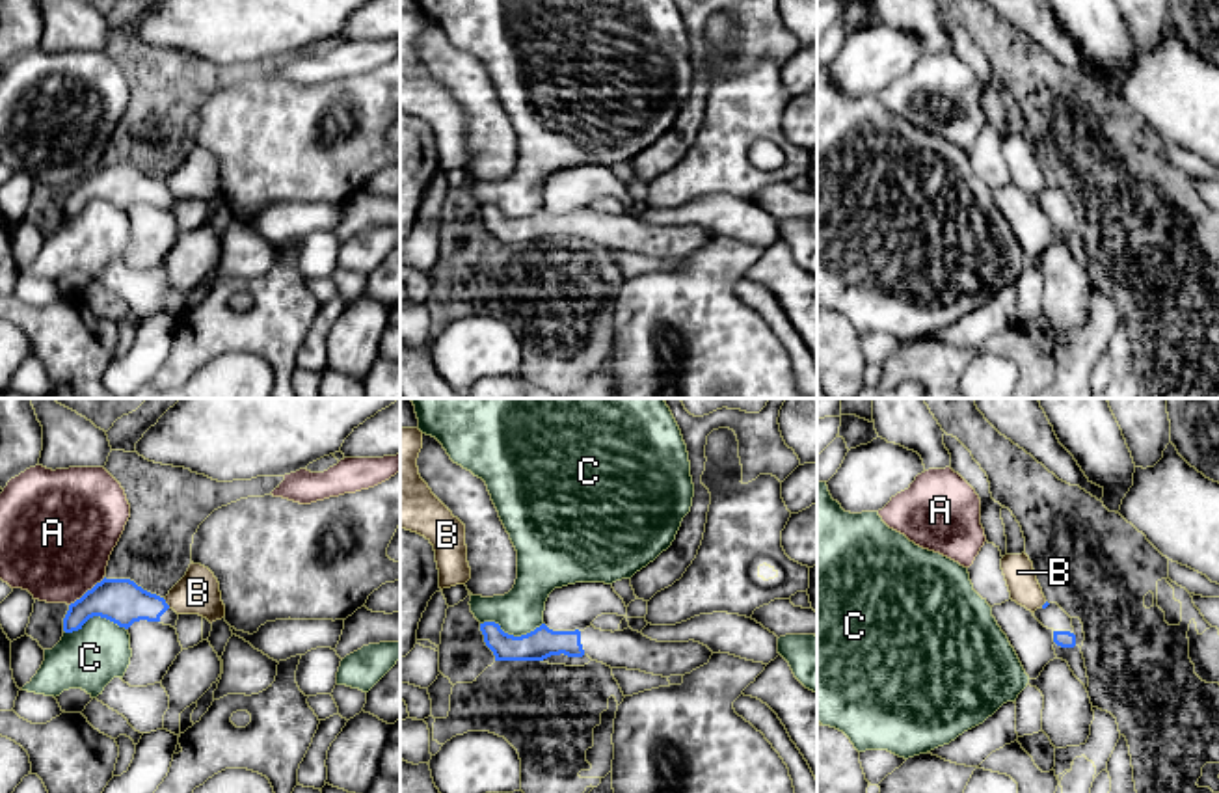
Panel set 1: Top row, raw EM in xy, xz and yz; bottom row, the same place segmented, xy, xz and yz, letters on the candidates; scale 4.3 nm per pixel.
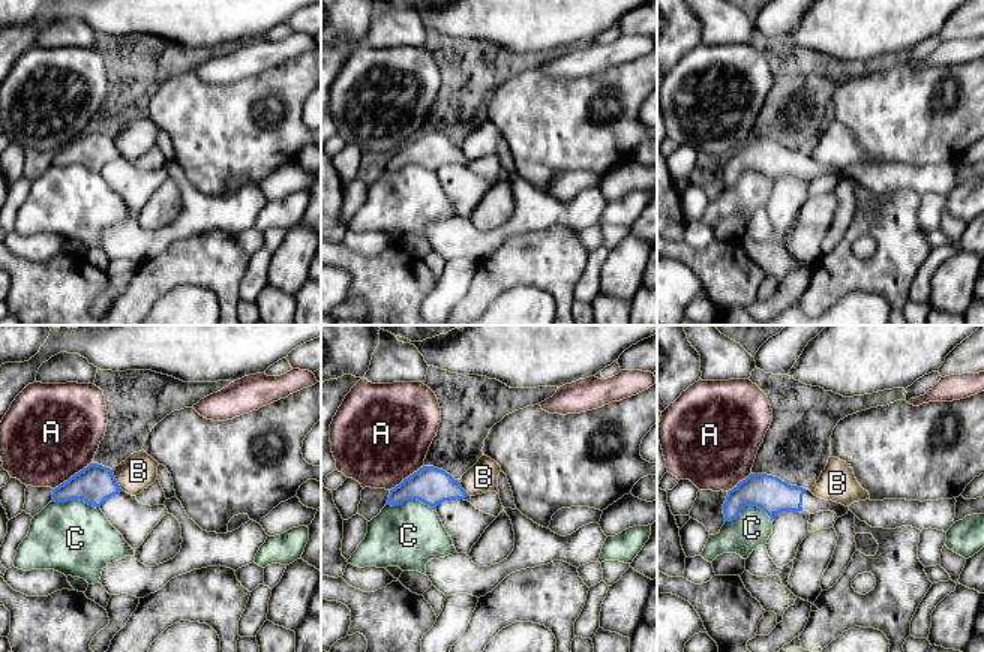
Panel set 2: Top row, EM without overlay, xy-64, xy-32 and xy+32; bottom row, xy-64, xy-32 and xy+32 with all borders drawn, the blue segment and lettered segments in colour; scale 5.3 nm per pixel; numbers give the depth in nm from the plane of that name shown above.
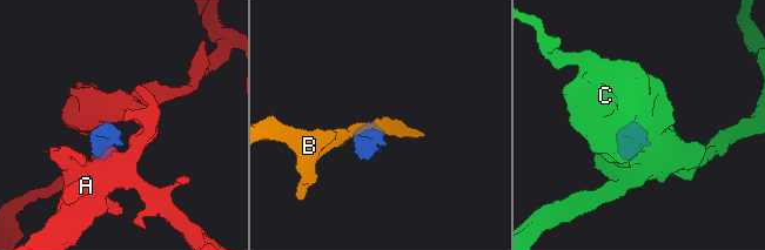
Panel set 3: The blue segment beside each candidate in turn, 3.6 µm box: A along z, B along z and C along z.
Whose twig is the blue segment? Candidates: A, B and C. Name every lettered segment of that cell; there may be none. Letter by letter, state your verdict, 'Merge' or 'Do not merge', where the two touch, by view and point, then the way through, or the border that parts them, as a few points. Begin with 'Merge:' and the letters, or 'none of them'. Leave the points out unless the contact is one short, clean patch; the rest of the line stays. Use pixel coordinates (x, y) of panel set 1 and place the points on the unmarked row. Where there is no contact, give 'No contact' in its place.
Merge: none of them
A: Do not merge. Touches blue at xy (88, 174). Boundary: xy (105, 161), (69, 188)
B: Do not merge. Touches blue at xy (166, 187). Boundary: xy (162, 181), (170, 190)
C: Do not merge. Touches blue at xy (93, 198). Boundary: xy (125, 213), (105, 201), (90, 200), (77, 213), (64, 215)

